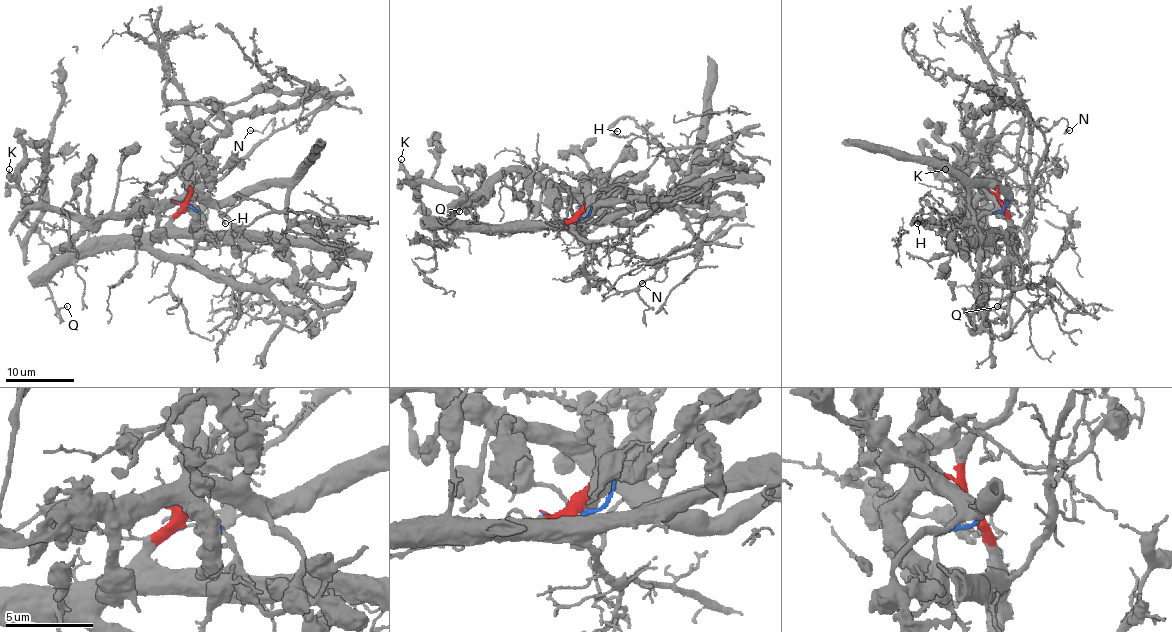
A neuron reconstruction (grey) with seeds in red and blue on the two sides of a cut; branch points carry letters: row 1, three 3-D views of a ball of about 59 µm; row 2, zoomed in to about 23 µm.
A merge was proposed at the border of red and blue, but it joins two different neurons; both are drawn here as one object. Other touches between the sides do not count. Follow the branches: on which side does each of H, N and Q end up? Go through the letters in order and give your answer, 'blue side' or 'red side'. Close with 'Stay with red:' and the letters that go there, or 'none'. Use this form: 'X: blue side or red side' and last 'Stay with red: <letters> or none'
H: blue side
N: red side
Q: red side
Stay with red: N, Q

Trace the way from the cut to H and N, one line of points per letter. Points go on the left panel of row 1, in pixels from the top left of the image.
H: (188, 205), (217, 244), (231, 242), (270, 210), (257, 200), (241, 200), (222, 217), (226, 223)
N: (188, 205), (173, 223), (178, 229), (190, 229), (204, 196), (272, 131), (274, 117), (262, 131), (250, 129)

